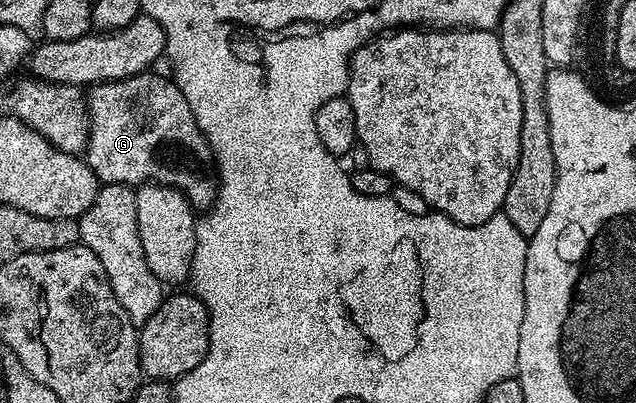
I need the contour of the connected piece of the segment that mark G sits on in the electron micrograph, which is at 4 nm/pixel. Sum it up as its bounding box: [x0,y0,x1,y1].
[84,71,218,211]

